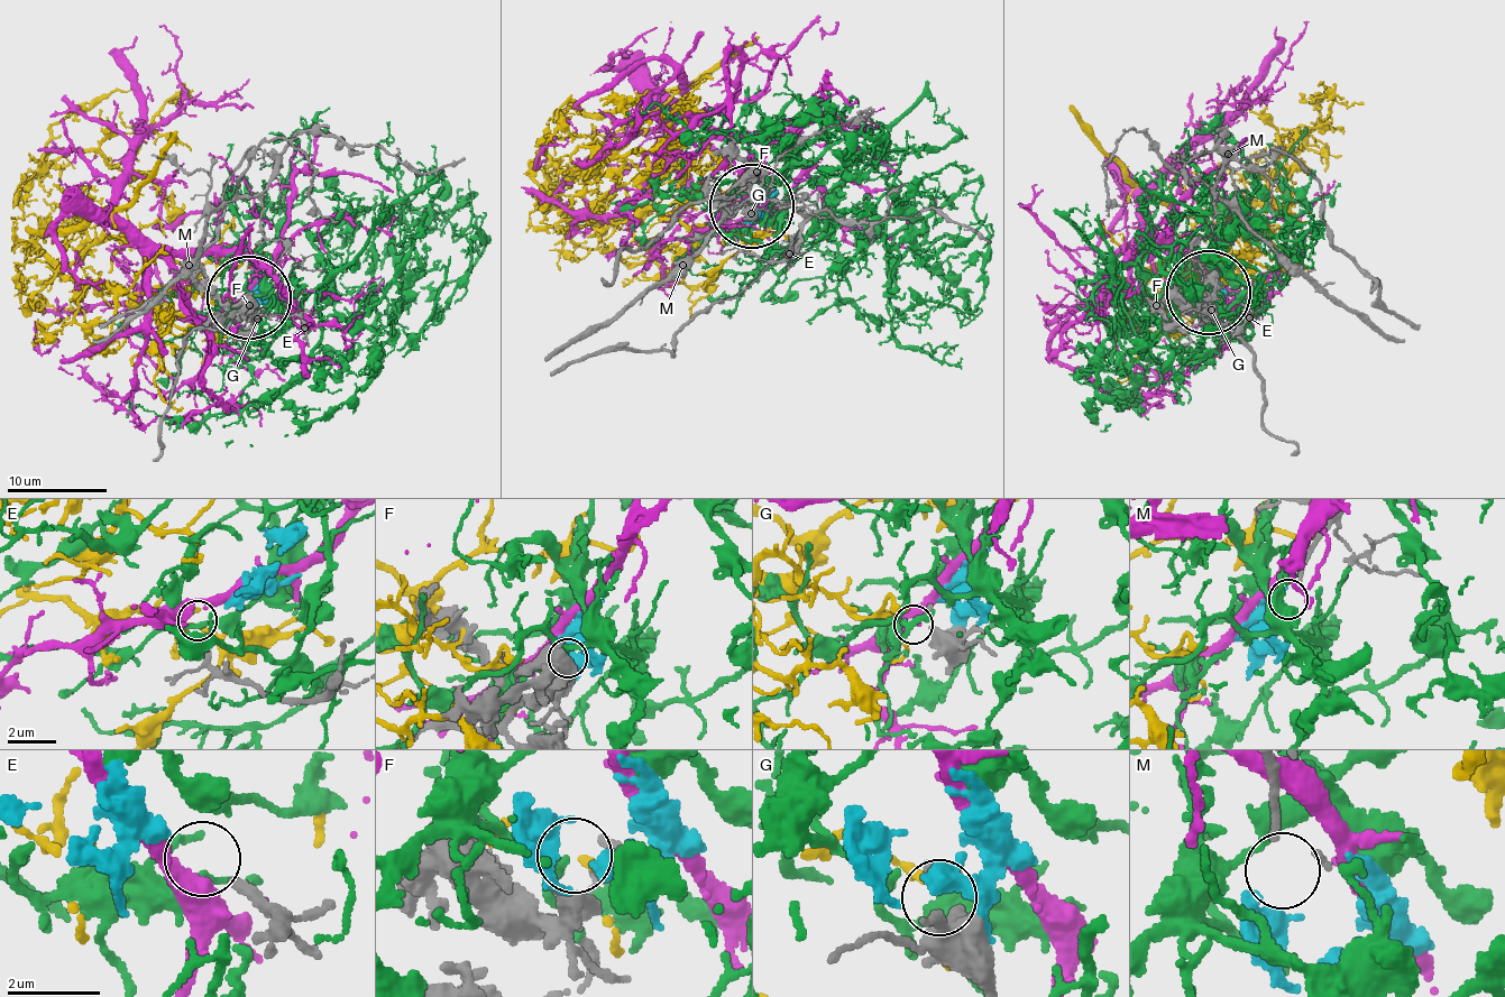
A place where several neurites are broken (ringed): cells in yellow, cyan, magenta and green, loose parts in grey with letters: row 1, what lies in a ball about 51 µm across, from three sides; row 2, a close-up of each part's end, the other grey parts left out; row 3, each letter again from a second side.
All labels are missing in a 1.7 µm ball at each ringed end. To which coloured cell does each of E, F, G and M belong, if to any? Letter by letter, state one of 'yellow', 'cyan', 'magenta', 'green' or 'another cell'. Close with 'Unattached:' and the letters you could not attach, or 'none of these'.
E: magenta
F: cyan
G: yellow
M: another cell
Unattached: M

